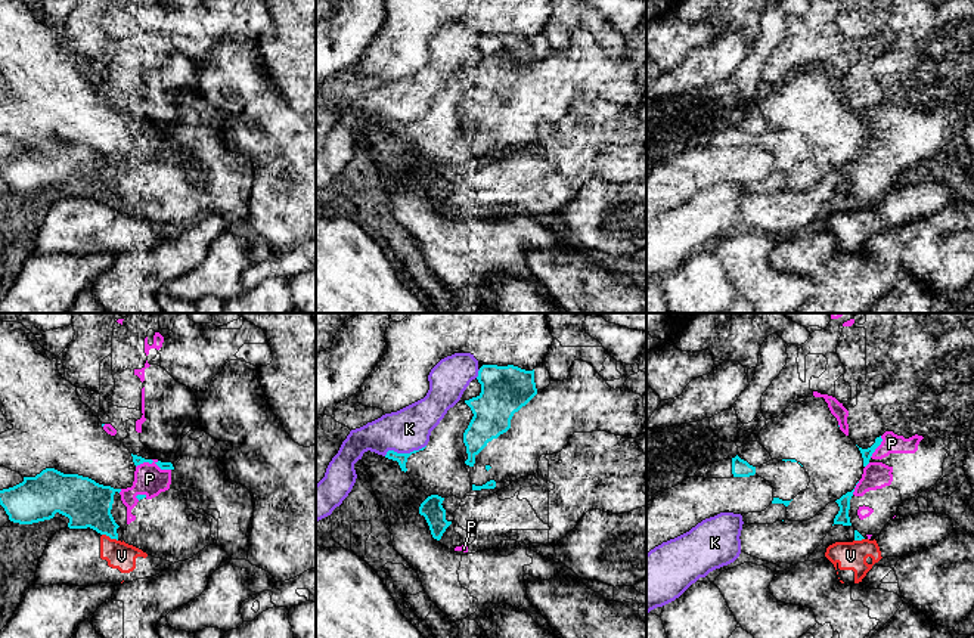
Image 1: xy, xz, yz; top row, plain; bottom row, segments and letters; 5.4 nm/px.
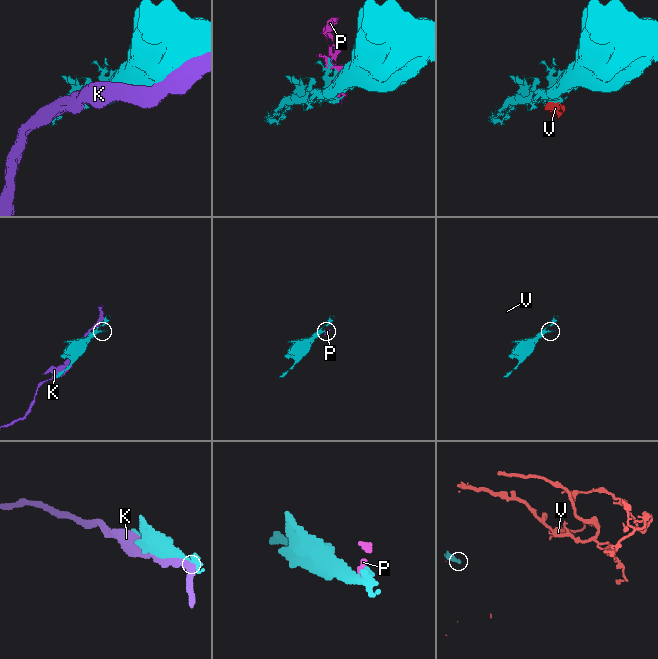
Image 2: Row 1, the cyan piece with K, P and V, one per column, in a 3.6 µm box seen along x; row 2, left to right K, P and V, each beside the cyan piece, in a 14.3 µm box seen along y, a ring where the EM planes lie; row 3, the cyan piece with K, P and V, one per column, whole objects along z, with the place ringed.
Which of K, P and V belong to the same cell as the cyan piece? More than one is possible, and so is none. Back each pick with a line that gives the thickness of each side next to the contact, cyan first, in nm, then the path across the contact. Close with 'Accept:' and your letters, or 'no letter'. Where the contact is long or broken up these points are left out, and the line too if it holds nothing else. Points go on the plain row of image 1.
Accept: no letter

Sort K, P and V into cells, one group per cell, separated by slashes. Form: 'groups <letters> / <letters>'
groups K / P / V

